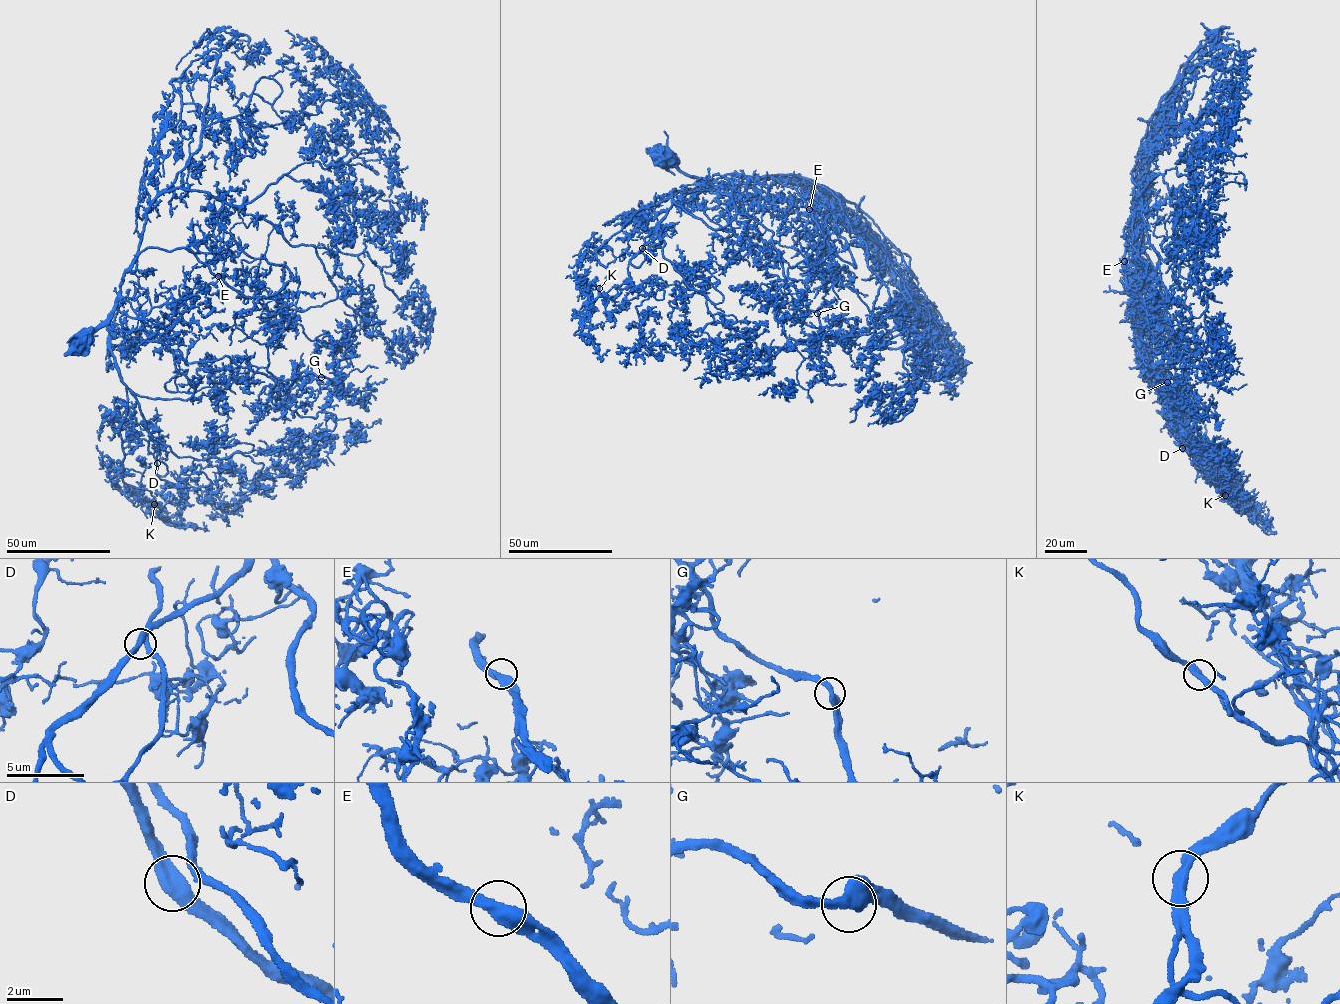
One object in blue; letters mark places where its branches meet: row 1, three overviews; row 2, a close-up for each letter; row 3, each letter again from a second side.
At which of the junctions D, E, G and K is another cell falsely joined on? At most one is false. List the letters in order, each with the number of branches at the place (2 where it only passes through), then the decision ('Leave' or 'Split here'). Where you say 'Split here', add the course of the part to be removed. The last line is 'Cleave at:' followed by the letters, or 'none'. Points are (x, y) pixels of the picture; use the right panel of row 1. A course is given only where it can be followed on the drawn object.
D: Branches: 2. Leave
E: Branches: 2. Leave
G: Branches: 2. Leave
K: Branches: 2. Leave
Cleave at: none

